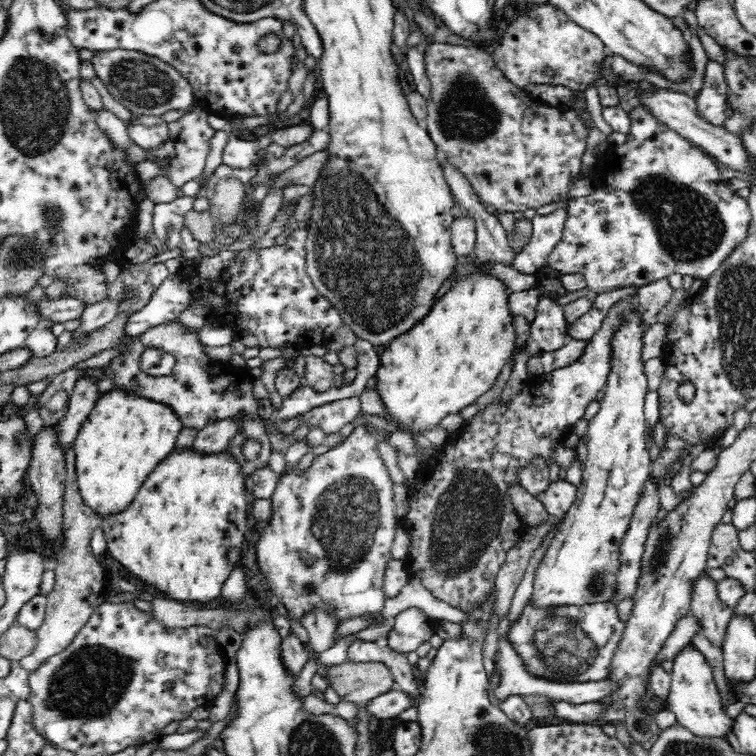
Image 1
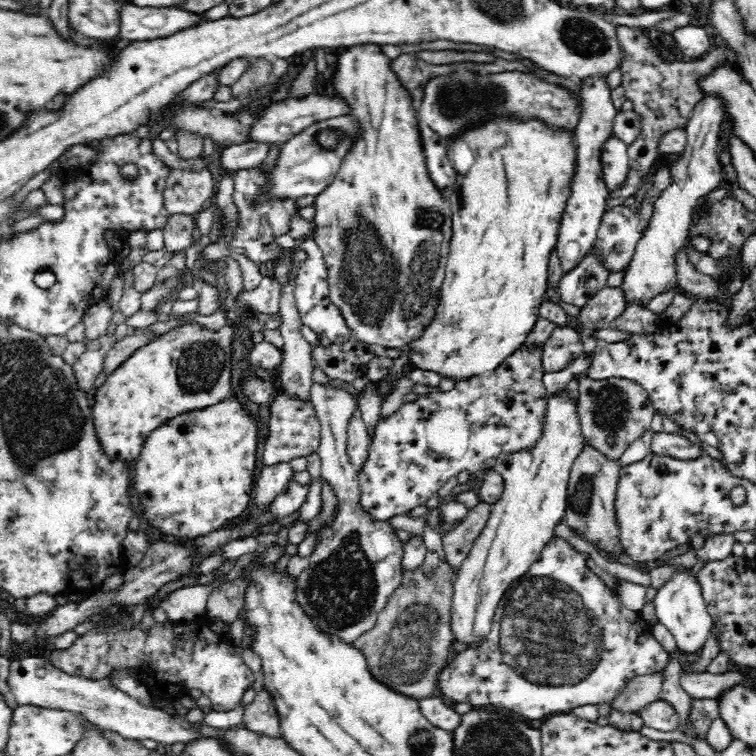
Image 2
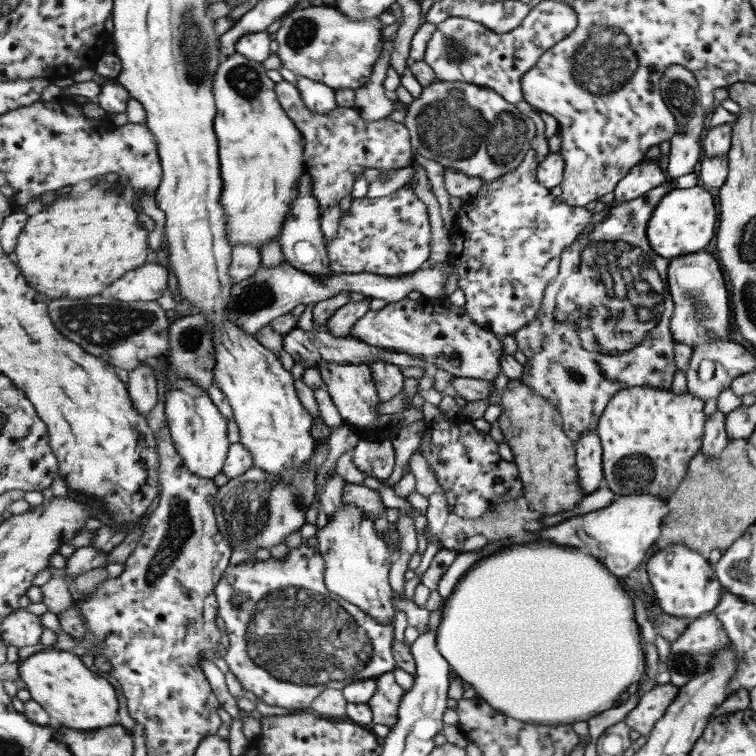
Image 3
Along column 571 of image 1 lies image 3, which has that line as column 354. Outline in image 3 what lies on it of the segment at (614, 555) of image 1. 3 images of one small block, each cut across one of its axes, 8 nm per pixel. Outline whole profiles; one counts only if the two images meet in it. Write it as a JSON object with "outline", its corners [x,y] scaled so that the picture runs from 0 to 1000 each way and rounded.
{"outline":[[[451,667],[451,675],[434,683],[434,690],[425,698],[419,709],[421,724],[430,737],[430,771],[437,782],[446,784],[451,791],[467,798],[471,803],[479,804],[489,812],[501,825],[515,828],[522,820],[522,798],[520,798],[520,778],[515,772],[515,754],[522,738],[522,731],[515,728],[515,722],[507,709],[499,706],[496,690],[483,683],[475,669]]]}

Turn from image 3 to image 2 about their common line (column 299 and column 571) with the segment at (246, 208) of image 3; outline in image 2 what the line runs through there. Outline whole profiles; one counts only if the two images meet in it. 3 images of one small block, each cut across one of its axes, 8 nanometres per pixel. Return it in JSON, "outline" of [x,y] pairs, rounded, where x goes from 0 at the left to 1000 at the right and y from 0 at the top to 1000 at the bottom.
{"outline":[[[663,147],[651,153],[636,155],[635,159],[622,160],[606,177],[619,189],[627,202],[627,217],[615,229],[606,229],[595,261],[591,267],[597,279],[598,313],[594,324],[594,339],[589,356],[589,369],[583,378],[582,407],[577,407],[577,418],[573,418],[569,431],[556,450],[542,455],[541,476],[550,488],[574,491],[585,499],[602,504],[616,503],[624,497],[638,496],[642,492],[659,487],[665,476],[680,468],[694,455],[698,442],[706,435],[713,422],[713,410],[721,394],[725,381],[725,347],[730,331],[739,321],[741,299],[743,299],[746,280],[751,272],[751,265],[757,262],[755,241],[765,228],[763,189],[761,173],[746,165],[724,164],[718,155],[687,153],[687,149]]]}

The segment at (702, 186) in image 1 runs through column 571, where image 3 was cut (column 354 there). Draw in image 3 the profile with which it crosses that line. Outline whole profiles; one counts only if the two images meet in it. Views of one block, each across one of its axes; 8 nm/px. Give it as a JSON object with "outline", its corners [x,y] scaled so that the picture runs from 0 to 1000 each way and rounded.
{"outline":[[[542,249],[530,250],[507,262],[468,263],[466,275],[454,282],[448,313],[440,319],[431,317],[431,325],[438,356],[443,362],[491,361],[522,369],[546,364],[561,356],[571,339],[571,294],[566,283],[566,271]]]}

